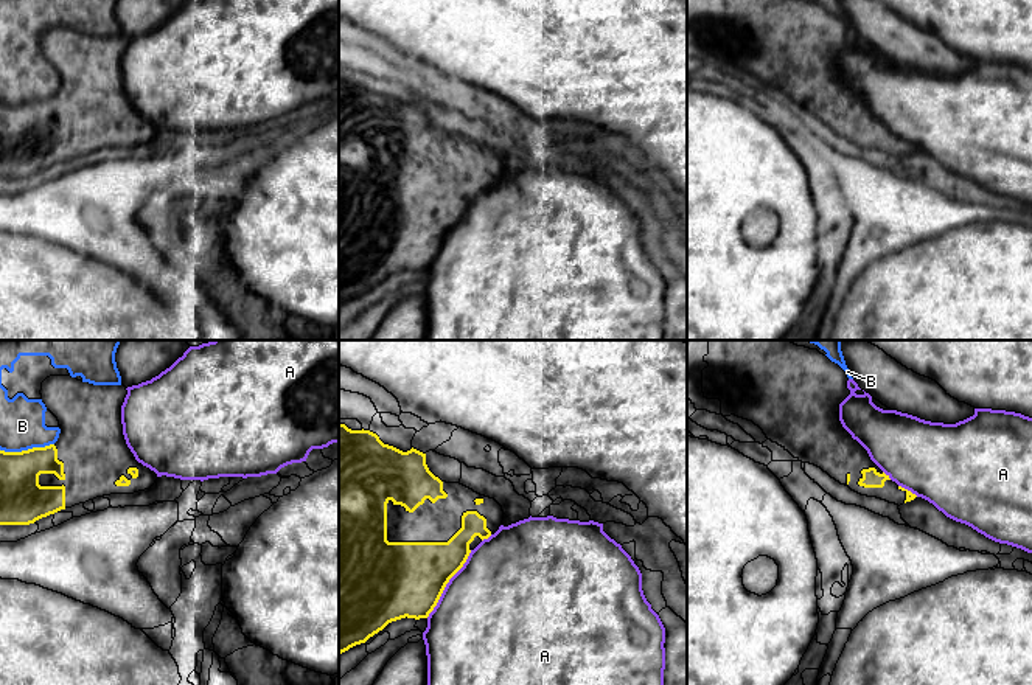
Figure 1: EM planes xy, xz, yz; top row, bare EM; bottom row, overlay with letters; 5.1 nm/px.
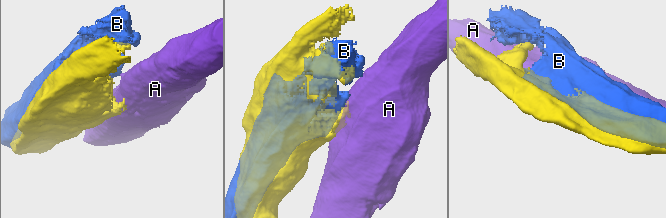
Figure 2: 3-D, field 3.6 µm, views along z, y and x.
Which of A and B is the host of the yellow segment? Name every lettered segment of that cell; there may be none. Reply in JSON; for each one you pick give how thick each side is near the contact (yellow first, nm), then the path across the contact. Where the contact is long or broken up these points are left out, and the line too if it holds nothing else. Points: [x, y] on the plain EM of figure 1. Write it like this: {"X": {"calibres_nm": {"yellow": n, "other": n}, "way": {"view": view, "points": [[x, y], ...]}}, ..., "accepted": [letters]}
{"accepted": []}

